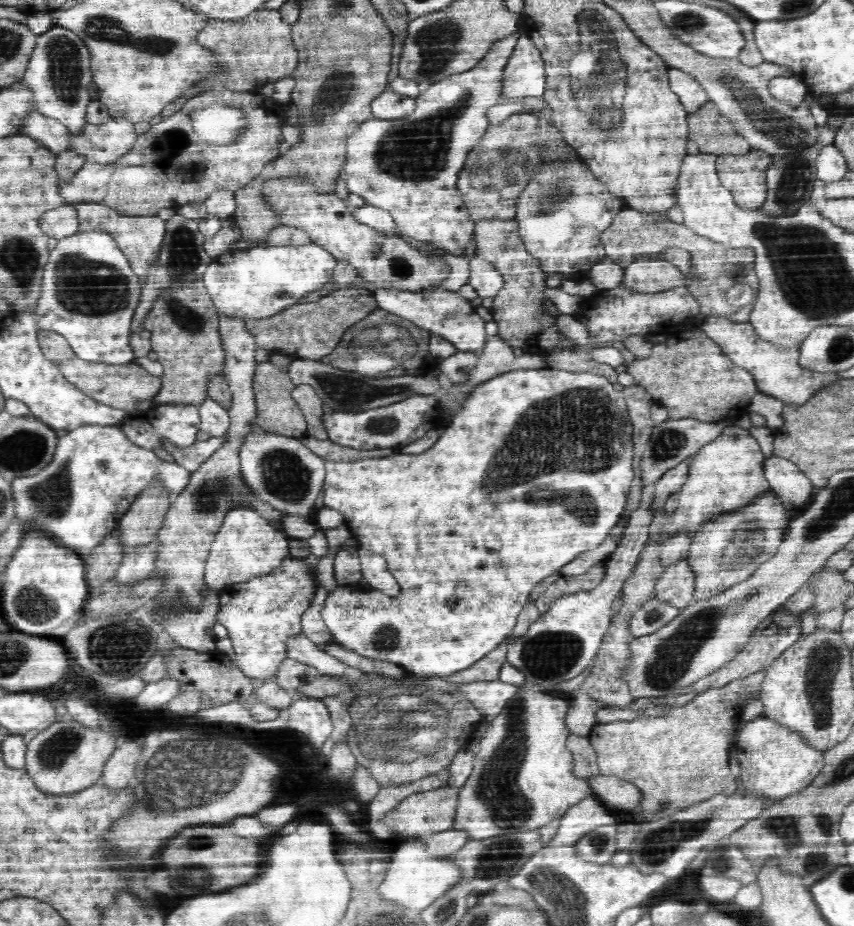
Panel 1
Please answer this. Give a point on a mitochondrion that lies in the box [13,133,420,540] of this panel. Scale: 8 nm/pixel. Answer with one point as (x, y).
(82, 286)

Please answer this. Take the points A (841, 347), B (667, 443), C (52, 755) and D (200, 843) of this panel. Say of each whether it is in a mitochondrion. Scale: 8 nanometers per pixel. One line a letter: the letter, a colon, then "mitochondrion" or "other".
A: mitochondrion
B: mitochondrion
C: mitochondrion
D: other

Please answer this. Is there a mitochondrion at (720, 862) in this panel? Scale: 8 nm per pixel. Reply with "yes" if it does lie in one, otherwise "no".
yes

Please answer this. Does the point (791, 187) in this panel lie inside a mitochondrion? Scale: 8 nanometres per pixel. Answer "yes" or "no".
yes

